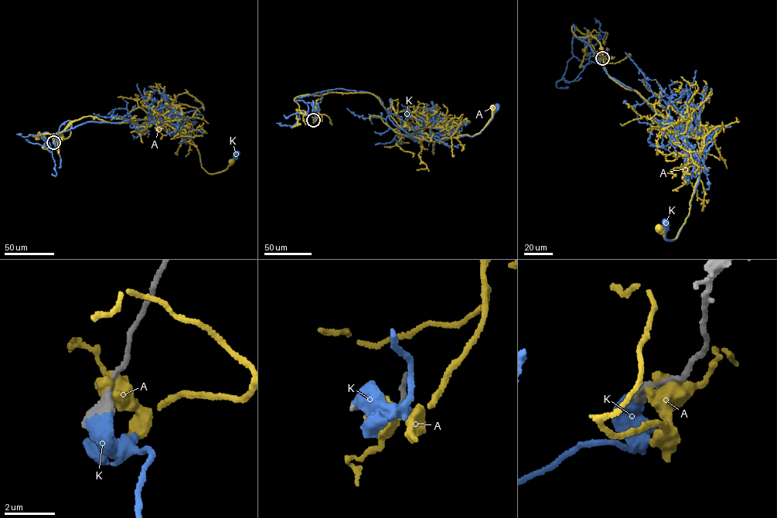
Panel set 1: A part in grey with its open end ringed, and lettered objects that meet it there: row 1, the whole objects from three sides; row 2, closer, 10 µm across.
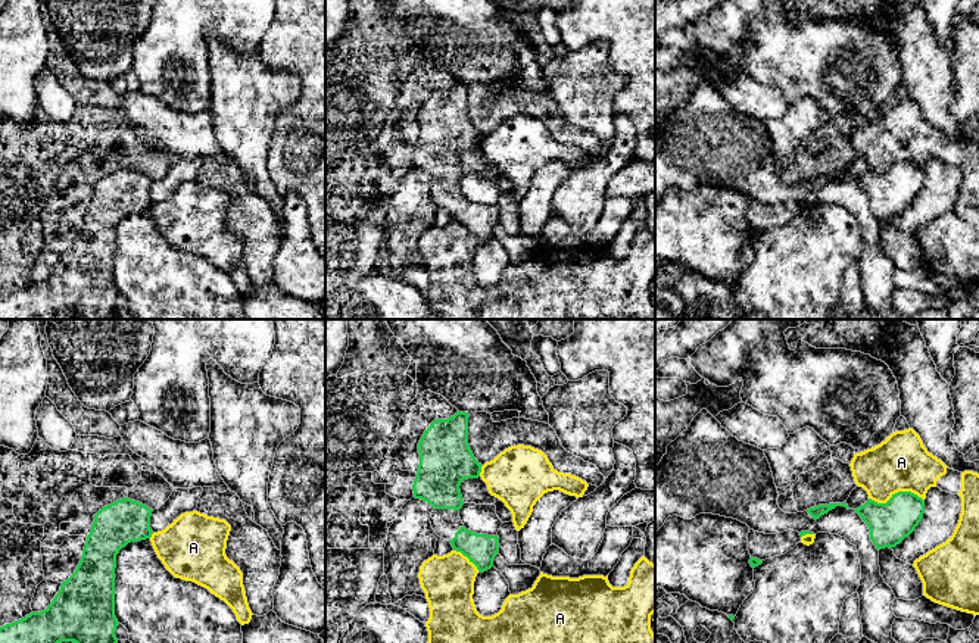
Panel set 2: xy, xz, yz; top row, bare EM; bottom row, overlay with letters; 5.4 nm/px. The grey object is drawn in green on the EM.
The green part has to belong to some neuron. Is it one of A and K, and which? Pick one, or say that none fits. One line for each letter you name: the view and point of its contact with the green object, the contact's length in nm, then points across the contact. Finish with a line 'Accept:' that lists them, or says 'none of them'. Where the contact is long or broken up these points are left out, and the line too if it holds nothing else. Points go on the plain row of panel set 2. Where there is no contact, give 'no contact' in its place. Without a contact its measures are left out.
K: no contact
Accept: K

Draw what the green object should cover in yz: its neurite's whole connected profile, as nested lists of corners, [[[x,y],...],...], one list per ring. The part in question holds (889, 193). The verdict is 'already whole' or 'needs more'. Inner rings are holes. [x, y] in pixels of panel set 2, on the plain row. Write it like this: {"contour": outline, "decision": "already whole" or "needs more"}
{"contour": [[[898,162],[886,174],[869,169],[854,180],[870,200],[877,221],[895,218],[908,207],[925,184],[925,171],[911,162]]], "decision": "already whole"}

